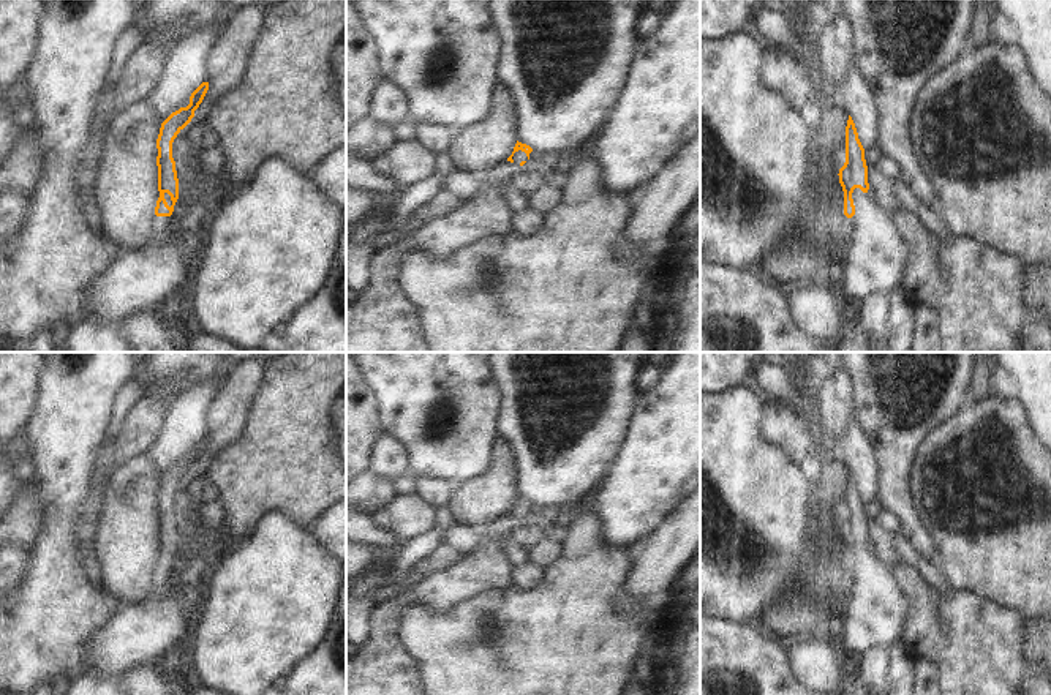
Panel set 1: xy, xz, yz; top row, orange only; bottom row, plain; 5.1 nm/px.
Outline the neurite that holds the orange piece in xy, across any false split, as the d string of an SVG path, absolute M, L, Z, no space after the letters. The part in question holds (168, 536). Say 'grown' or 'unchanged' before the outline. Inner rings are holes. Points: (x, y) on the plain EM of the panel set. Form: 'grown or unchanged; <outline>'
grown; M202 436L190 450L190 458L172 466L160 482L156 493L156 520L158 520L158 545L155 569L156 581L147 600L136 605L119 607L114 618L87 643L90 663L87 671L98 673L104 678L120 681L120 678L137 665L150 665L152 660L175 646L183 635L183 616L179 605L177 583L169 580L169 570L179 553L179 532L175 515L172 512L172 496L177 488L191 475L194 464L202 456L209 444L209 436Z

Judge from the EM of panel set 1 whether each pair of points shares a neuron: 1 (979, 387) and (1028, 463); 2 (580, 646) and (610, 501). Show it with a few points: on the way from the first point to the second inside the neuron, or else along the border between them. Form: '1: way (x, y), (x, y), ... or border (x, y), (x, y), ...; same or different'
1: border (996, 394), (966, 405); different
2: border (590, 509), (599, 517), (607, 542), (639, 545); different

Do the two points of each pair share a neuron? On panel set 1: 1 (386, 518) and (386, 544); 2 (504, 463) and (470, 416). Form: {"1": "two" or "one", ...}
{"1": "two", "2": "two"}

